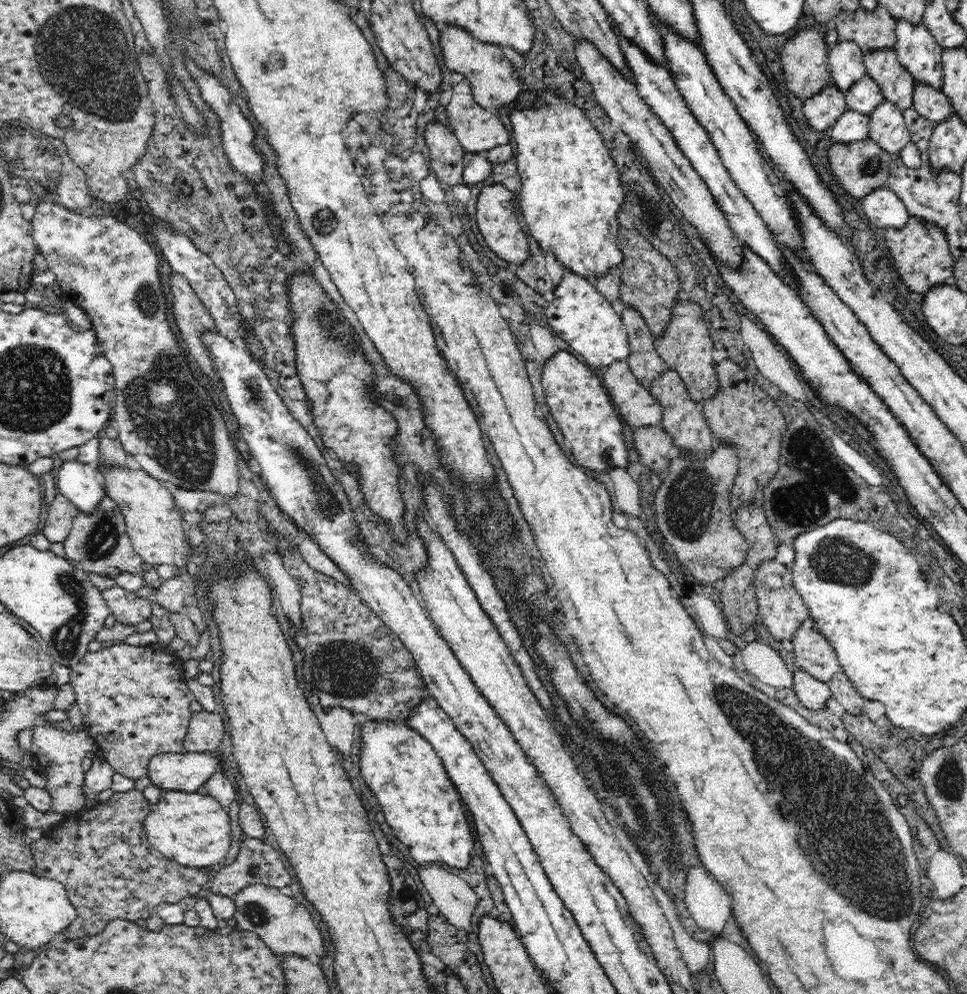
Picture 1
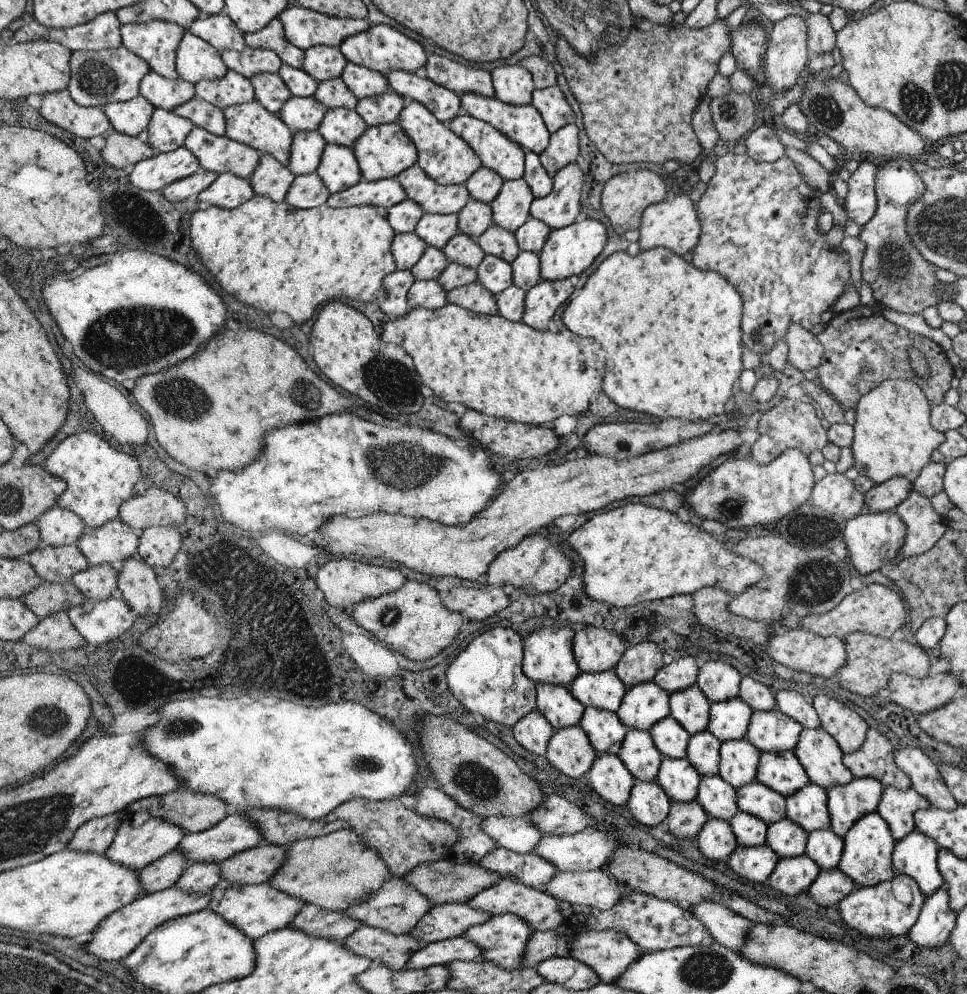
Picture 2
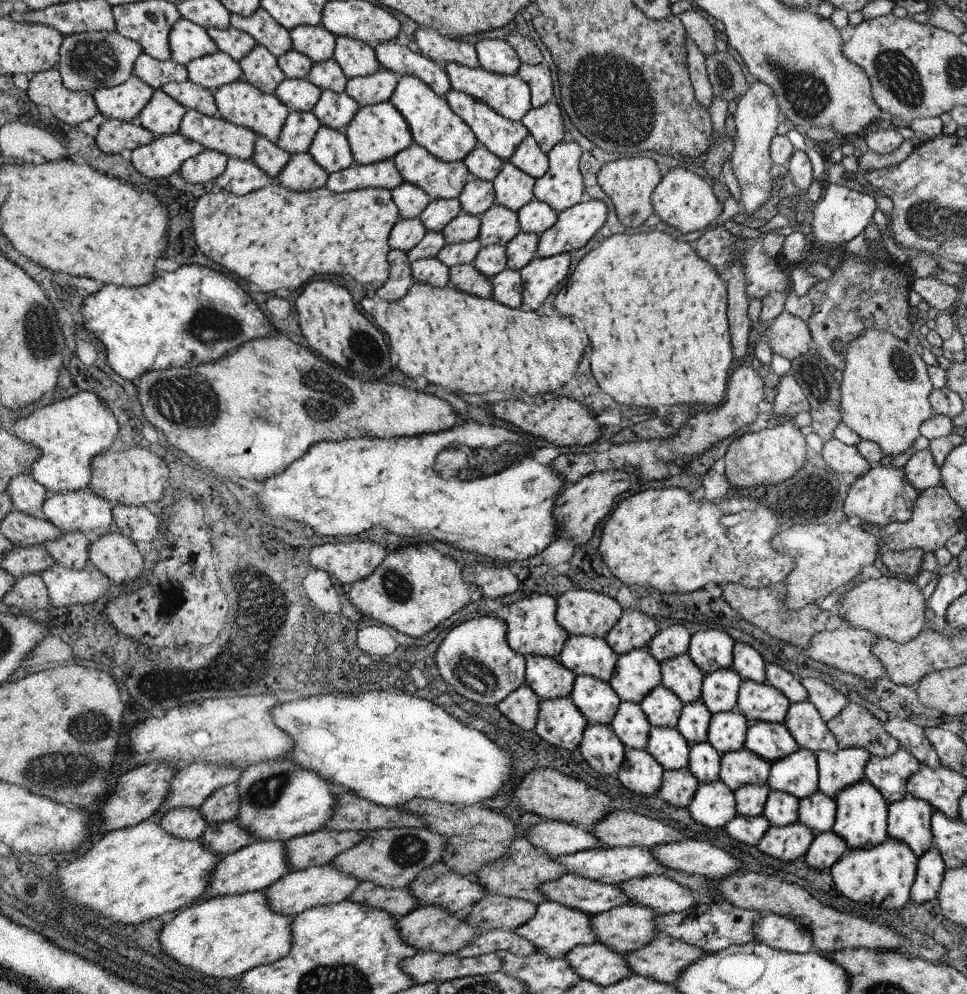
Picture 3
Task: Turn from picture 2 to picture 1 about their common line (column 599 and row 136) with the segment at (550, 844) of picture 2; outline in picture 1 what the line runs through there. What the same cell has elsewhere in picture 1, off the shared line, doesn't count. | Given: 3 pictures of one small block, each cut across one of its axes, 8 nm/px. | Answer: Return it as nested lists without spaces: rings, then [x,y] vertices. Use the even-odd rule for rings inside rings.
[[[846,110],[826,134],[838,144],[866,140],[866,138],[870,138],[870,118],[864,114]]]

